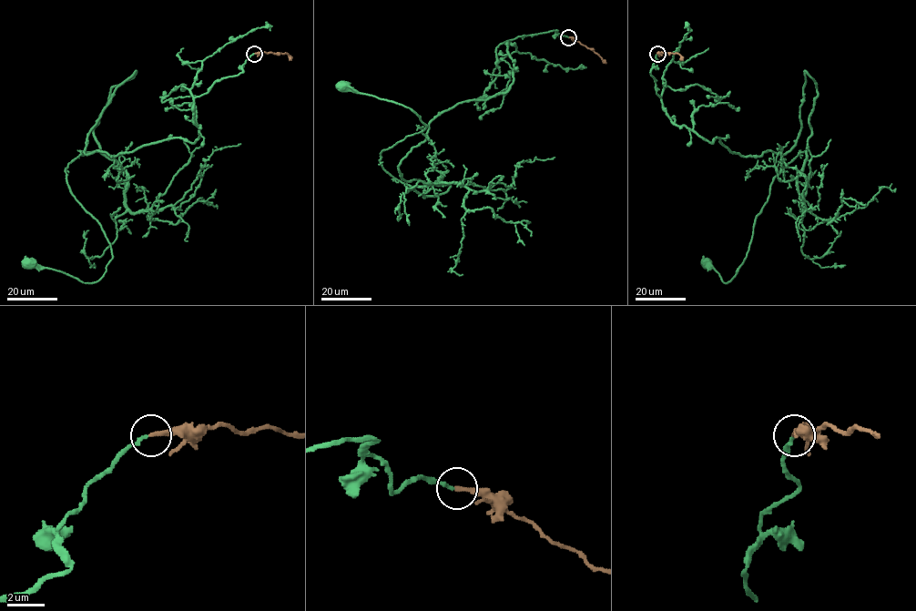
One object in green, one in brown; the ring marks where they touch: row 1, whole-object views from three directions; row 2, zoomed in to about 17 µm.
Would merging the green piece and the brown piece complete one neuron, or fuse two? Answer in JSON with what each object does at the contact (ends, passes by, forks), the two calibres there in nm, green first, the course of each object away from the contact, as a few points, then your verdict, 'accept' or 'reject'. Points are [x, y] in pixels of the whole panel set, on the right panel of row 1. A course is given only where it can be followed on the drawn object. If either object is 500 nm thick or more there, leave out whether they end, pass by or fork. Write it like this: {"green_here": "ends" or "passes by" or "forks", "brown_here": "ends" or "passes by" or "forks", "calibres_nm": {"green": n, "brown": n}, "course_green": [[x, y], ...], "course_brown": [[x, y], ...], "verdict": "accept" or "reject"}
{"green_here": "ends", "brown_here": "ends", "calibres_nm": {"green": 200, "brown": 240}, "course_green": [[657, 53], [666, 114], [743, 156], [788, 152], [805, 71], [817, 90], [737, 271], [725, 283], [707, 261]], "course_brown": [[657, 53], [677, 53], [683, 59]], "verdict": "accept"}

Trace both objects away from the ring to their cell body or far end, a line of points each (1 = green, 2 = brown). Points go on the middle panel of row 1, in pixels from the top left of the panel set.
1: (568, 37), (509, 40), (508, 89), (429, 123), (398, 168), (436, 195), (379, 160), (420, 117), (342, 86)
2: (568, 37), (591, 48), (605, 63)

